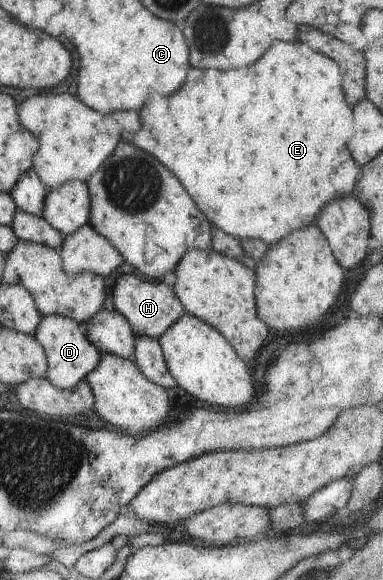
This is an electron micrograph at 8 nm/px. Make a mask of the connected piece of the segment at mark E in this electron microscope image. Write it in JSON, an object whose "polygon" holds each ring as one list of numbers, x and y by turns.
{"polygon":[[274,42,270,50,262,54,262,58,242,70,200,70,190,68,184,86,170,94,170,96,158,96,150,94,144,102,144,106,138,112,112,112,112,118,120,122,120,140,126,140,140,150,152,154,156,160,160,160,166,168,176,176,186,192,192,196,192,200,200,210,206,214,206,218,213,226,218,226,226,234,232,234,236,238,256,238,263,240,269,245,276,244,284,234,290,234,300,227,308,226,315,222,317,214,320,214,322,207,333,198,351,195,354,190,361,167,357,162,352,162,352,156,346,148,348,138,352,136,353,109,346,102,344,92,340,88,341,72,338,63,333,59,322,56,320,52,314,52,308,44,300,42]]}

